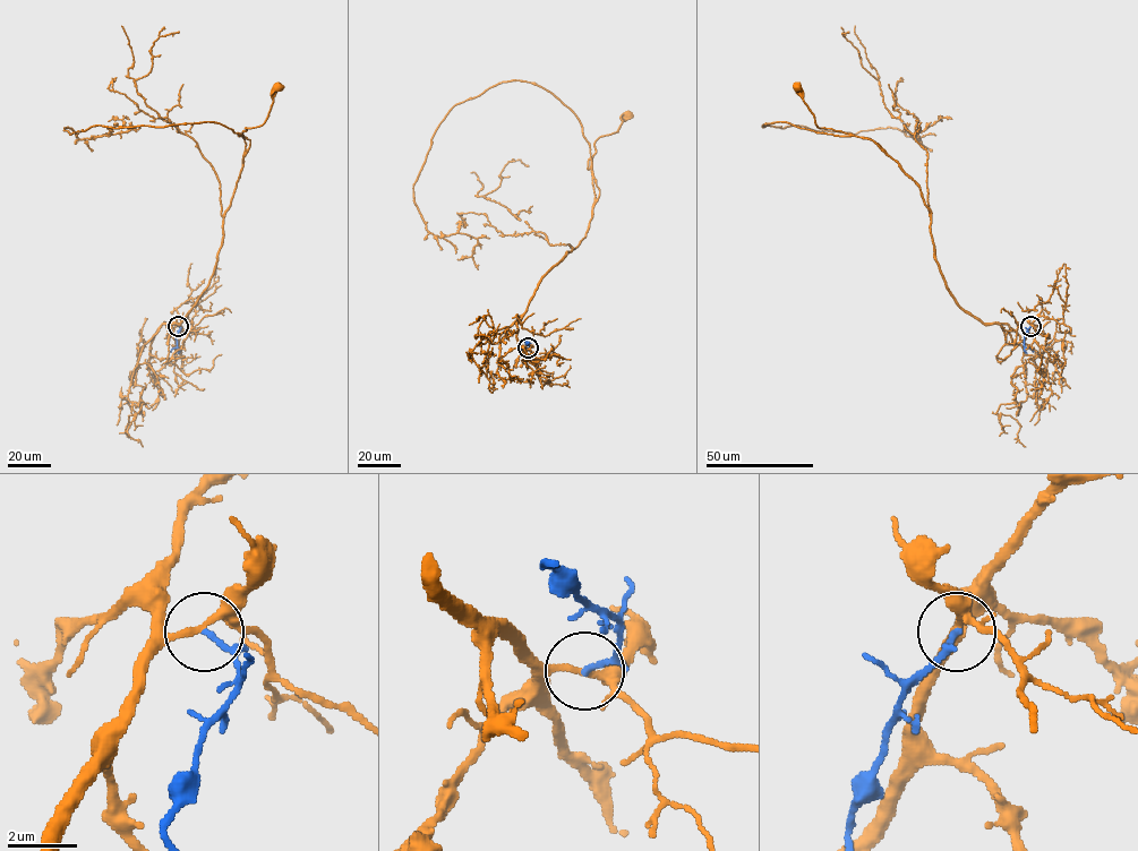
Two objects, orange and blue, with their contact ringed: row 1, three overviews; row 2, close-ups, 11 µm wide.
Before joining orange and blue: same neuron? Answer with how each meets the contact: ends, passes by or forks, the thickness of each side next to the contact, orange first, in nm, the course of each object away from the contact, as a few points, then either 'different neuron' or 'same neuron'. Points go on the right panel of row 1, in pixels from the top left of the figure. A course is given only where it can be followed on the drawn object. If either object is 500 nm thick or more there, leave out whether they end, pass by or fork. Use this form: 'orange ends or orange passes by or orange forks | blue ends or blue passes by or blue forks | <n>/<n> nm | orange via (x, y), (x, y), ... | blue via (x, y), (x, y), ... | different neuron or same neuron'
orange forks | blue ends | 180/160 nm | orange via (1030, 326), (1007, 344), (999, 324), (966, 312), (935, 259), (920, 187), (876, 143), (818, 127), (797, 87) | blue via (1030, 326), (1024, 346), (1033, 352) | different neuron

